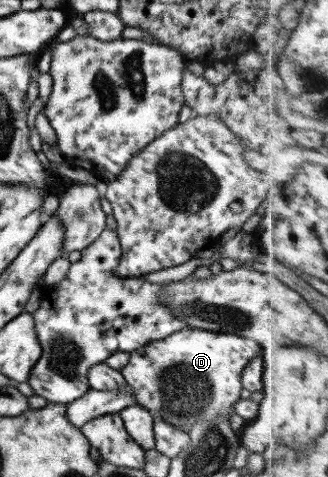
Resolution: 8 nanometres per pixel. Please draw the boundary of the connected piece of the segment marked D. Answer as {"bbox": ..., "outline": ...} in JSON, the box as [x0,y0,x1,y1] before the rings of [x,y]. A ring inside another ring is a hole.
{"bbox":[120,326,261,432],"outline":[[[185,326],[164,338],[152,340],[131,351],[120,374],[129,386],[135,404],[145,408],[151,415],[161,416],[164,421],[169,421],[170,424],[177,425],[187,432],[199,414],[205,416],[206,420],[215,420],[217,416],[228,419],[234,403],[244,396],[244,389],[240,382],[242,369],[254,359],[254,356],[261,356],[261,346],[257,346],[241,335]]]}

